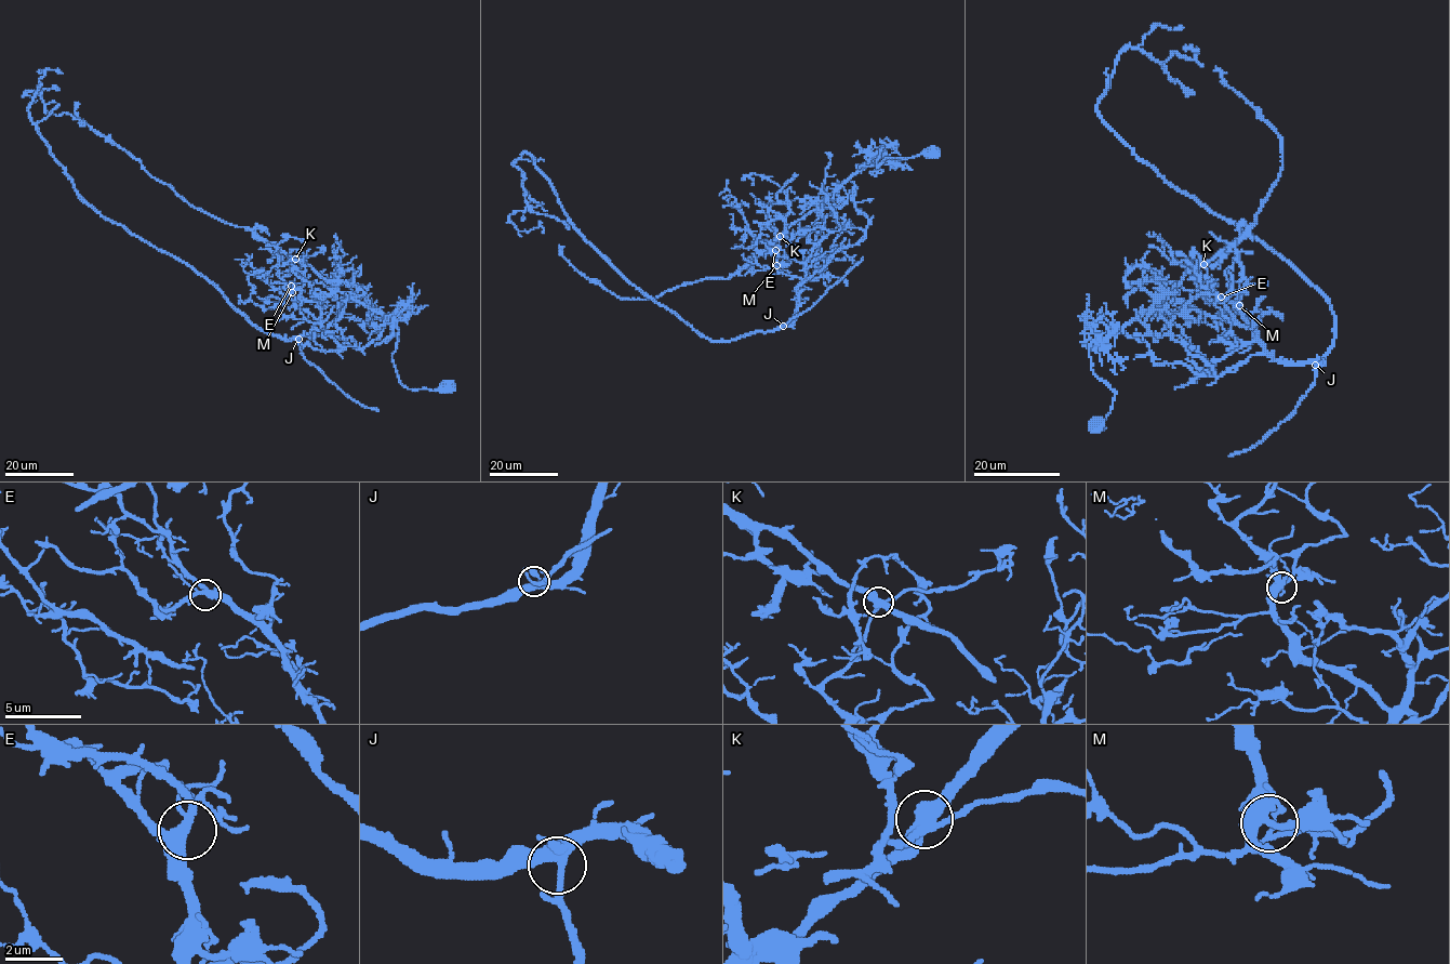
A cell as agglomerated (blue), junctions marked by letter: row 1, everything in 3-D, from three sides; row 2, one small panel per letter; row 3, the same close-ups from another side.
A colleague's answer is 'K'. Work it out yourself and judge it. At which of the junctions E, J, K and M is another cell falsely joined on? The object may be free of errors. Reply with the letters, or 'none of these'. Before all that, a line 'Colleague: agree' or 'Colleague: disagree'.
Colleague: agree
K

